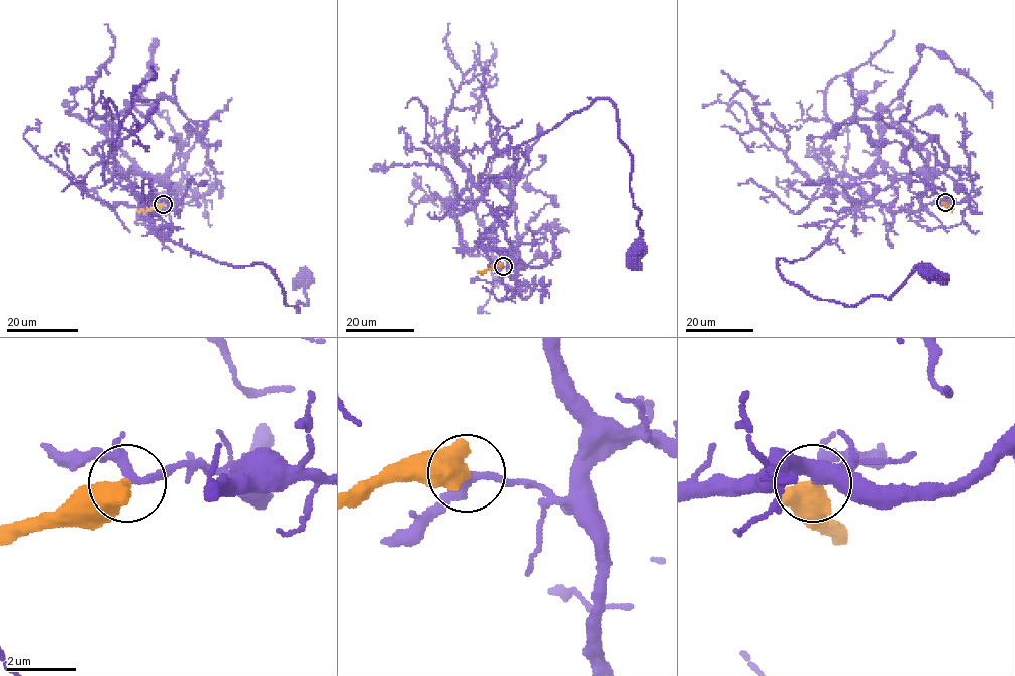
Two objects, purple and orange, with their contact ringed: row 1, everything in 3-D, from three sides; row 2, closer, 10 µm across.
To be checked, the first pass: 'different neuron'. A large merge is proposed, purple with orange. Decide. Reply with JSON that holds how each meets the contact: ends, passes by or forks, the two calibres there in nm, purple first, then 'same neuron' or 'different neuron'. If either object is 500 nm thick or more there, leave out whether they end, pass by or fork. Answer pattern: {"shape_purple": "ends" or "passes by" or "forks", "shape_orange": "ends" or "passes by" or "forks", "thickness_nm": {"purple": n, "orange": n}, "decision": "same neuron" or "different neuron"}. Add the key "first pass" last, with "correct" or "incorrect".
{"thickness_nm": {"purple": 240, "orange": 650}, "decision": "different neuron", "first pass": "correct"}

